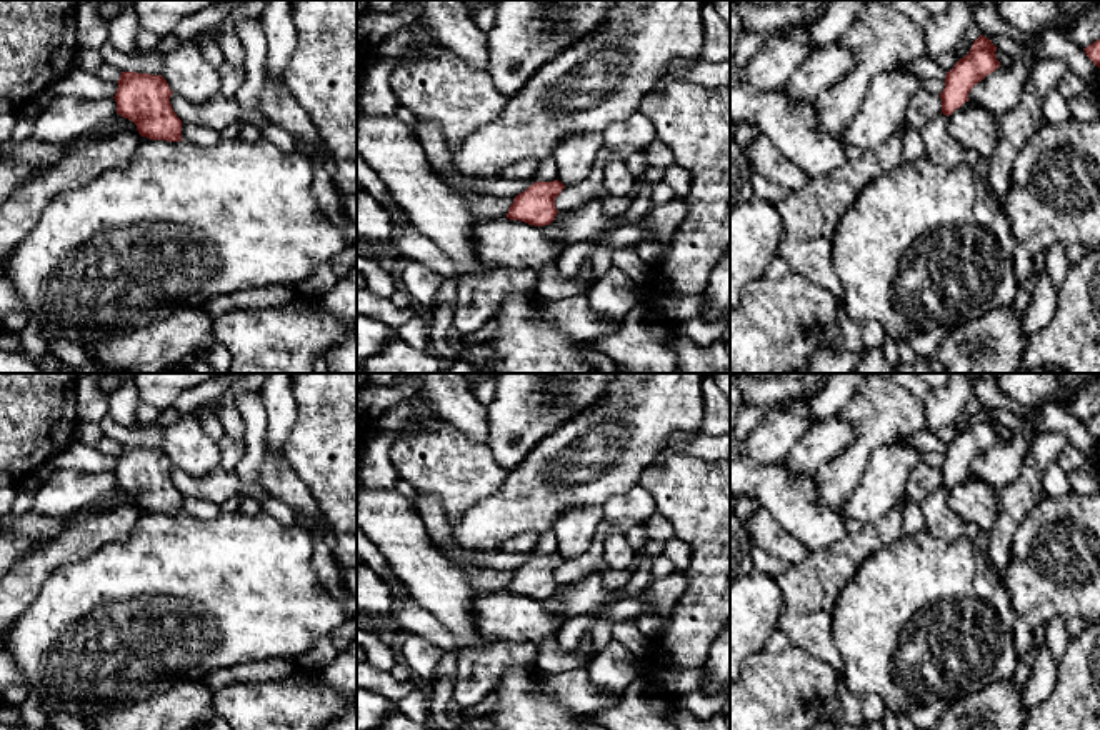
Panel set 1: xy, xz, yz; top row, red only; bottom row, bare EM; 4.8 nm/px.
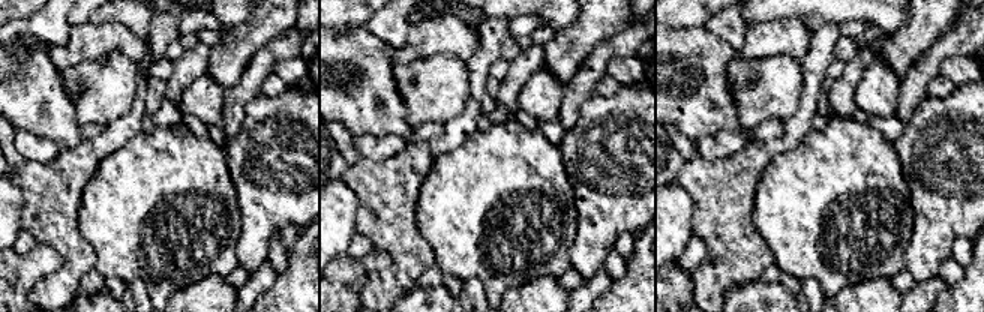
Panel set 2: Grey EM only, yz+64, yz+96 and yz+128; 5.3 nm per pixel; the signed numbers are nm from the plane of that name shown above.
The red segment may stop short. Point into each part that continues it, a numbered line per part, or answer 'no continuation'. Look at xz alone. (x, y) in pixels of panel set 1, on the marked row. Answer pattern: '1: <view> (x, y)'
no continuation

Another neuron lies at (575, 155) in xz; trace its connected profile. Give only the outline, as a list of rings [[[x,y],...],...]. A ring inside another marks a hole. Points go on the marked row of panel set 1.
[[[580,133],[562,140],[553,152],[557,180],[565,187],[583,182],[602,148],[603,133]]]

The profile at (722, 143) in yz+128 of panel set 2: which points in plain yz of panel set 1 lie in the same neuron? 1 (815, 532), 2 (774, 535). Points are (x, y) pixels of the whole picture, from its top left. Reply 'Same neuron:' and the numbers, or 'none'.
Same neuron: 2

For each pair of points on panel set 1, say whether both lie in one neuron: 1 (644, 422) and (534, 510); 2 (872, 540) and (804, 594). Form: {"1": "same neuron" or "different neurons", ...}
{"1": "same neuron", "2": "same neuron"}

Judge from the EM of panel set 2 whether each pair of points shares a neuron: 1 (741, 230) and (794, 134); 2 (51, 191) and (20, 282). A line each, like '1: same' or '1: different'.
1: same
2: different

